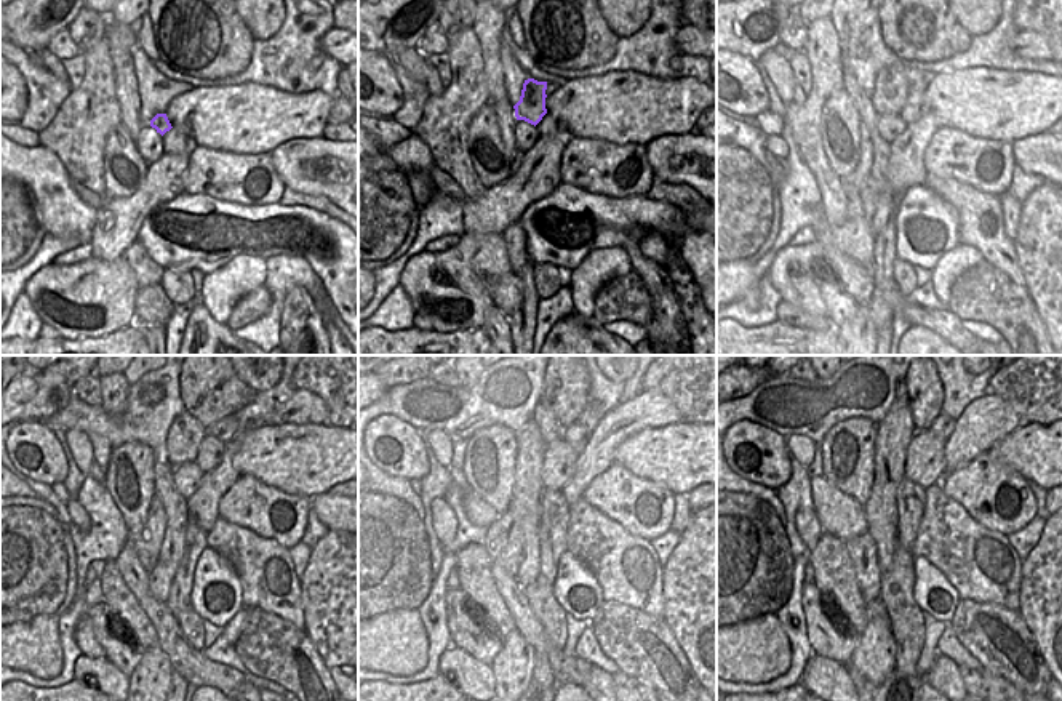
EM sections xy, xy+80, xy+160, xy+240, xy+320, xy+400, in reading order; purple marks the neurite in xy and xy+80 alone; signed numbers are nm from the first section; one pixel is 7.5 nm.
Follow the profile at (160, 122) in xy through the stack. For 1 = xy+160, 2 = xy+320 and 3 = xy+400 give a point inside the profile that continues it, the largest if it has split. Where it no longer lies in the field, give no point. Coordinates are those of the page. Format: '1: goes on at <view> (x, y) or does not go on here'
1: goes on at xy+160 (890, 95)
2: goes on at xy+320 (542, 416)
3: goes on at xy+400 (901, 389)

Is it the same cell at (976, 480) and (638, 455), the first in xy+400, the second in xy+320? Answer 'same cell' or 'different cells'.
different cells

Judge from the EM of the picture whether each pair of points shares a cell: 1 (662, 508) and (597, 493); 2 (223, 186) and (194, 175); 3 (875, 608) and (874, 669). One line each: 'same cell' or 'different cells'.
1: same cell
2: same cell
3: same cell

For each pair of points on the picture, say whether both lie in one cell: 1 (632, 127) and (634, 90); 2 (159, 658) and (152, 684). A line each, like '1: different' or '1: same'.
1: same
2: same

